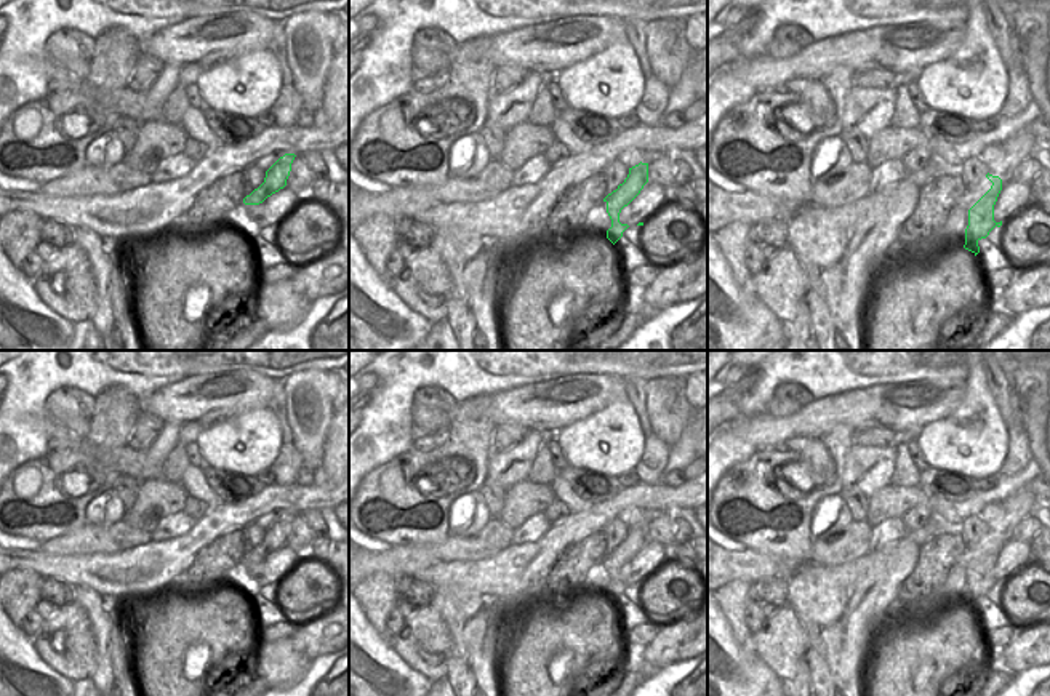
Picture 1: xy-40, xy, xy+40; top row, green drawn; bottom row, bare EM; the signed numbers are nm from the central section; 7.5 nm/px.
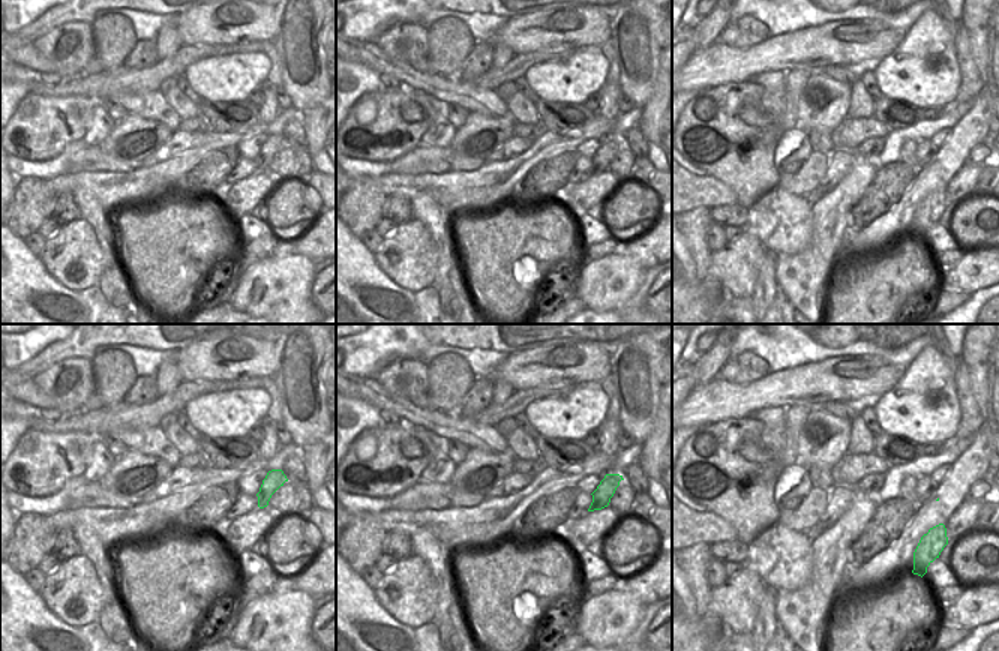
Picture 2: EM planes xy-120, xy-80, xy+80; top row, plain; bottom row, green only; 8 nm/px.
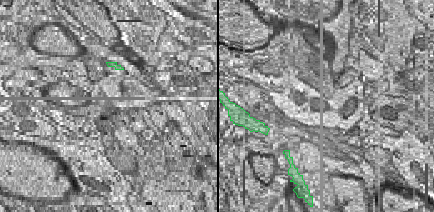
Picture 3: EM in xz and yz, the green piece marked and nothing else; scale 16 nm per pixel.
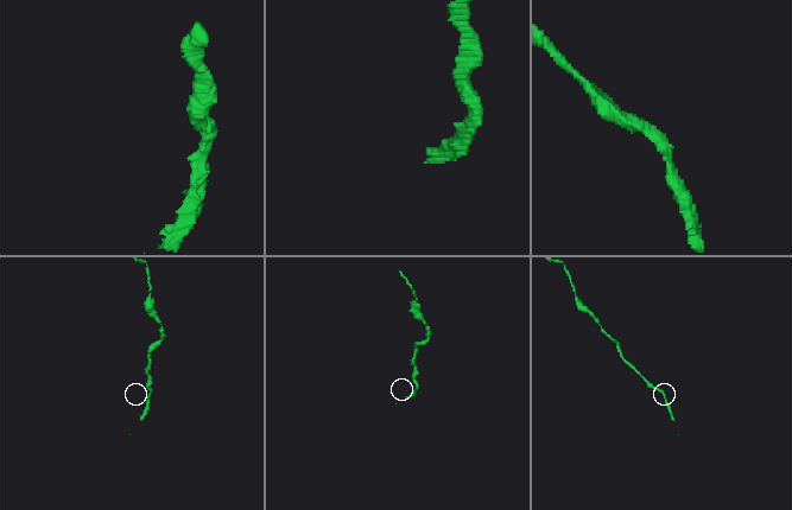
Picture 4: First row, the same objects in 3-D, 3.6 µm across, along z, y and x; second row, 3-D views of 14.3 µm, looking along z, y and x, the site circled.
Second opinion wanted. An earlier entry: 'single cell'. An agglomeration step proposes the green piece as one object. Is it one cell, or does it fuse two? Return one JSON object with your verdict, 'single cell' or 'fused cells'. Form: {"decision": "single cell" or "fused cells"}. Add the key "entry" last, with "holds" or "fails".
{"decision": "single cell", "entry": "holds"}

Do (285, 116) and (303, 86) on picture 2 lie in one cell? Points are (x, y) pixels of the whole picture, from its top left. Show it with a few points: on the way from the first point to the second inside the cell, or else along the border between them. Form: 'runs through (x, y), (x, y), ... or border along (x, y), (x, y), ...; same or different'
border along (293, 107), (302, 111); different

